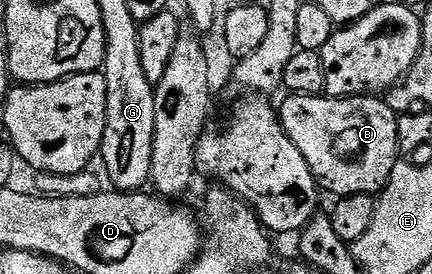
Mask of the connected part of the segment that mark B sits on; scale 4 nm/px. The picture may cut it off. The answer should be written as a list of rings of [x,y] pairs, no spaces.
[[[289,95],[286,96],[286,98],[286,101],[283,102],[282,105],[279,105],[281,125],[285,129],[285,134],[291,139],[291,143],[295,143],[295,147],[299,147],[303,159],[307,159],[307,167],[311,167],[313,176],[317,179],[318,186],[320,186],[324,192],[326,189],[327,192],[334,193],[334,198],[337,199],[350,197],[351,195],[363,195],[364,193],[370,195],[380,194],[381,190],[384,189],[385,184],[389,181],[391,171],[397,165],[399,160],[395,113],[392,113],[392,111],[381,102],[382,98],[377,95],[366,95],[364,97],[330,97],[328,95],[319,97],[298,97],[296,95]]]

